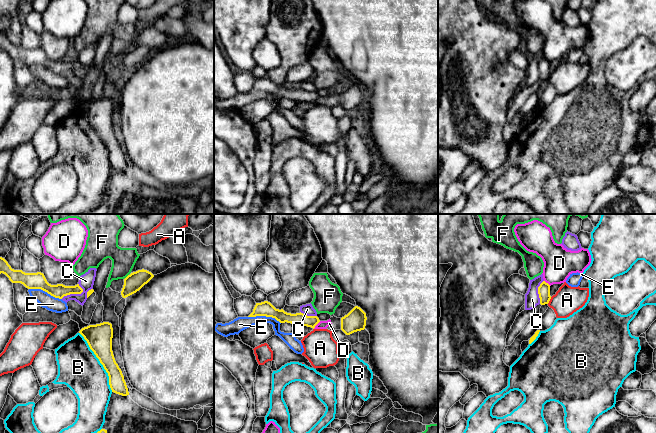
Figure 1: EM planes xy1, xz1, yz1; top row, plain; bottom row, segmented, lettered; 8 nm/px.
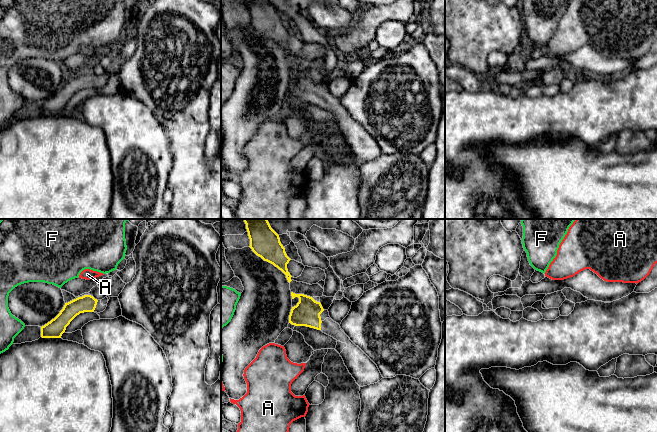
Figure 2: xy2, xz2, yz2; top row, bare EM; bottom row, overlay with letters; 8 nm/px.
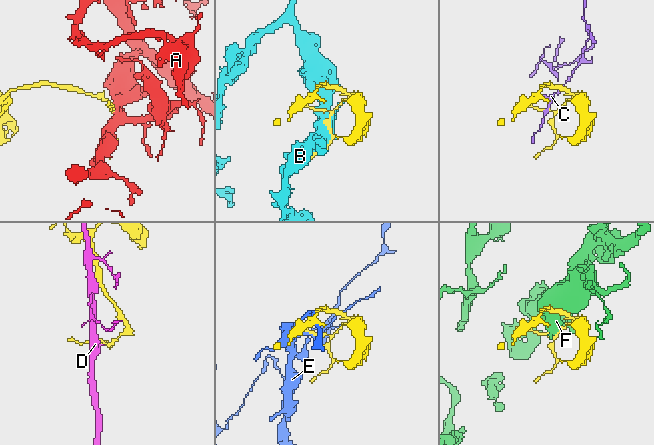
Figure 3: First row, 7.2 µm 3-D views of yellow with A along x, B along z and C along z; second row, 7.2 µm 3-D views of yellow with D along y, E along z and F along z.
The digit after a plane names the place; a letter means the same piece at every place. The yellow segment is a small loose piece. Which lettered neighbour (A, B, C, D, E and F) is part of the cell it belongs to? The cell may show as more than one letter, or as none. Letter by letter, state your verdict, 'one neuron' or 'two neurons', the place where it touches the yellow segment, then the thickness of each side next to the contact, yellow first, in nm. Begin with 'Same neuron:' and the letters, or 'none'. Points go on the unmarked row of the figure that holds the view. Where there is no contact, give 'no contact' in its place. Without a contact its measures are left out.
Same neuron: none
A: two neurons; meets yellow in yz1 at (549, 76); 100 nm thick on the yellow side, 220 nm on the other
B: two neurons; meets yellow in xy1 at (100, 138); 200 nm thick on the yellow side, 340 nm on the other
C: two neurons; meets yellow in xy1 at (72, 69); 110 nm thick on the yellow side, 130 nm on the other
D: two neurons; meets yellow in xz1 at (316, 100); 110 nm thick on the yellow side, 60 nm on the other
E: two neurons; meets yellow in xy1 at (45, 67); 130 nm thick on the yellow side, 120 nm on the other
F: two neurons; meets yellow in xy1 at (127, 52); 150 nm thick on the yellow side, 190 nm on the other

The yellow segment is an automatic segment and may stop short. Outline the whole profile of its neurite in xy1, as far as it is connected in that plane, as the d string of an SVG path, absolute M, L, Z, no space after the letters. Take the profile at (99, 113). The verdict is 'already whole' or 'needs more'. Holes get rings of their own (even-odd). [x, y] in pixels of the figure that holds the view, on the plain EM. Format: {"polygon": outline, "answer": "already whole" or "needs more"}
{"polygon": "M103 98L96 101L89 101L82 104L79 109L87 117L90 125L108 149L109 161L112 168L122 172L129 171L124 152L115 137L112 127L112 100Z", "answer": "already whole"}

